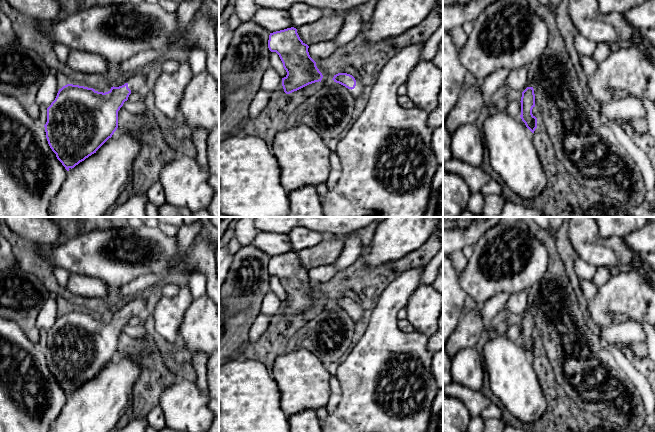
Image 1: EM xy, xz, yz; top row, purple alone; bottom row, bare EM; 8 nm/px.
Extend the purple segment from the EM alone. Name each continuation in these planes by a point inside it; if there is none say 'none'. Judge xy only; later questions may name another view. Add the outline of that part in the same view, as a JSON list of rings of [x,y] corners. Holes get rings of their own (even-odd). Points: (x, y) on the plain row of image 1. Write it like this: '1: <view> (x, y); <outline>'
1: xy (137, 305); [[[138,295],[128,300],[121,308],[115,309],[114,311],[119,311],[128,308],[128,312],[133,316],[142,316],[145,314],[147,308],[146,295]]]

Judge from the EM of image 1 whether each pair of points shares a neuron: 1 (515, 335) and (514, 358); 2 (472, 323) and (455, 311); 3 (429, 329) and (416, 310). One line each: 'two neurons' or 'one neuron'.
1: two neurons
2: two neurons
3: one neuron

